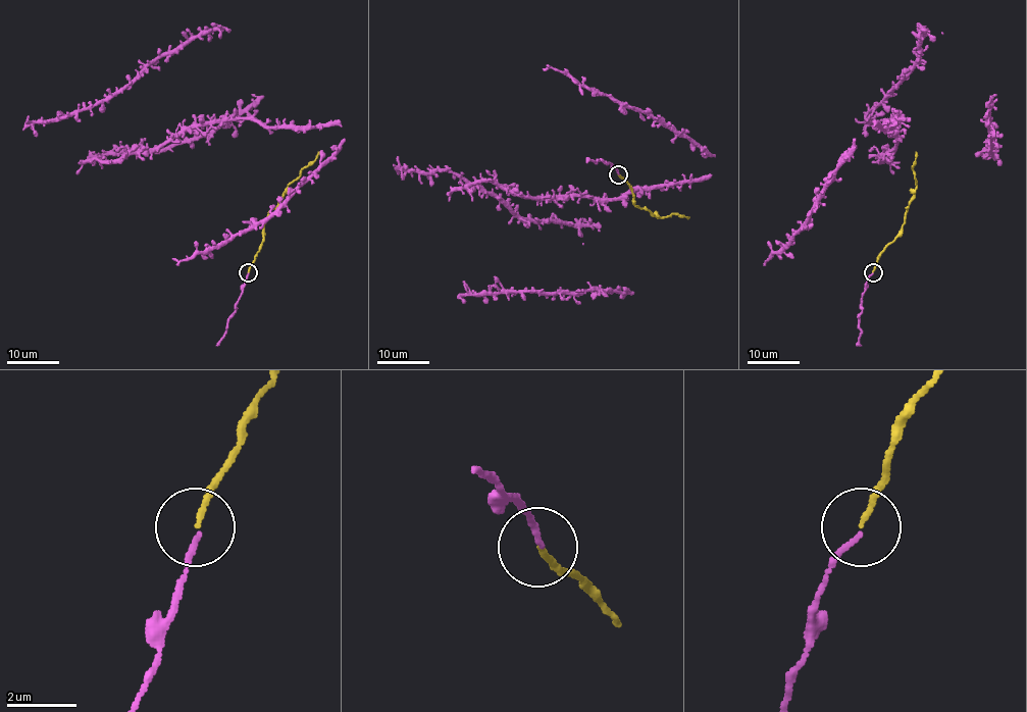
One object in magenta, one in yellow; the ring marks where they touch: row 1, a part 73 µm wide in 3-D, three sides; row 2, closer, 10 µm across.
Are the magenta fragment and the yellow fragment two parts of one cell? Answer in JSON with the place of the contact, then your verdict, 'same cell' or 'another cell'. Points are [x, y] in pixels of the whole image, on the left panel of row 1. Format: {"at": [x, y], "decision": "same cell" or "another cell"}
{"at": [248, 272], "decision": "same cell"}

